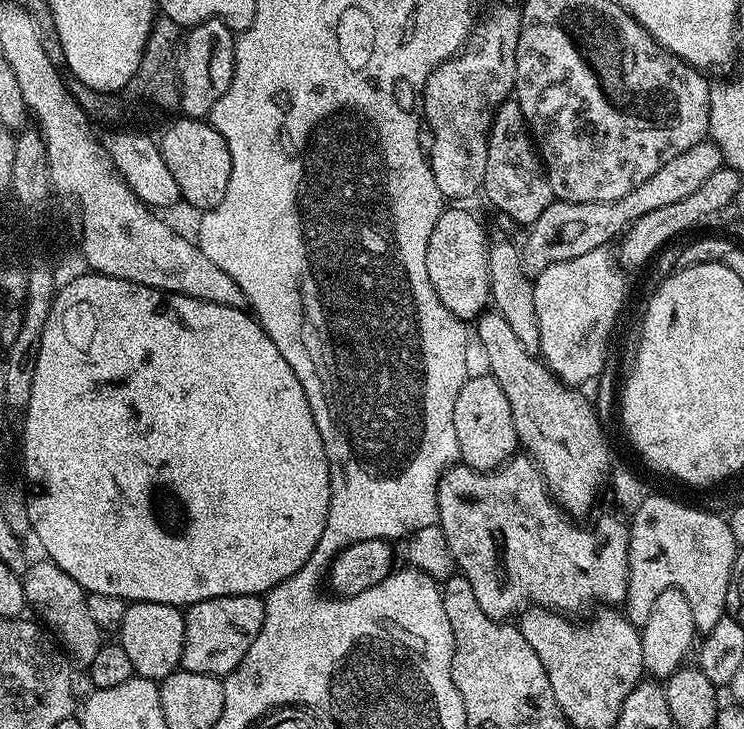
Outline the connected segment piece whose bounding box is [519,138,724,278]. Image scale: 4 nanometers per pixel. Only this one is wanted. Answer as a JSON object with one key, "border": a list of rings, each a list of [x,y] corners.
{"border":[[[705,138],[700,143],[690,146],[690,150],[682,150],[678,158],[670,158],[666,166],[661,166],[654,175],[646,178],[642,186],[630,190],[626,198],[618,198],[614,202],[566,202],[553,199],[546,210],[527,229],[528,237],[519,245],[520,257],[524,272],[530,277],[542,274],[546,266],[554,266],[554,262],[566,262],[570,258],[578,258],[578,254],[590,254],[590,250],[603,248],[614,236],[619,237],[627,231],[642,214],[650,214],[650,210],[659,210],[661,206],[671,206],[673,202],[694,194],[710,174],[714,174],[724,164],[724,156]]]}

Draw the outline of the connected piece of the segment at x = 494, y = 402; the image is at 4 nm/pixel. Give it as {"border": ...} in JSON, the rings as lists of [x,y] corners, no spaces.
{"border":[[[490,374],[469,375],[458,398],[454,398],[454,430],[460,447],[458,456],[469,468],[489,472],[511,460],[518,452],[514,430],[514,414],[510,414],[510,402],[502,394],[502,386]]]}

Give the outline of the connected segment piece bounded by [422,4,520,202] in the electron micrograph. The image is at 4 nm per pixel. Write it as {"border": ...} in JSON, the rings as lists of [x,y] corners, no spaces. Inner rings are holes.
{"border":[[[496,4],[485,16],[483,13],[482,24],[483,20],[484,32],[477,31],[463,50],[457,52],[452,59],[439,64],[424,83],[422,116],[426,127],[434,132],[434,148],[430,153],[434,182],[438,182],[440,193],[452,202],[464,202],[467,196],[472,196],[475,192],[477,195],[483,189],[488,132],[492,128],[494,114],[513,95],[516,87],[520,8],[512,4]]]}

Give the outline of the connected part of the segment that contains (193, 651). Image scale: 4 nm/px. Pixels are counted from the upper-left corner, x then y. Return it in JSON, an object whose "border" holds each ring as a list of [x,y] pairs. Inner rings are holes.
{"border":[[[215,596],[197,604],[187,605],[184,612],[186,638],[180,668],[194,674],[229,676],[242,662],[250,642],[258,638],[264,621],[264,602],[260,596]]]}

